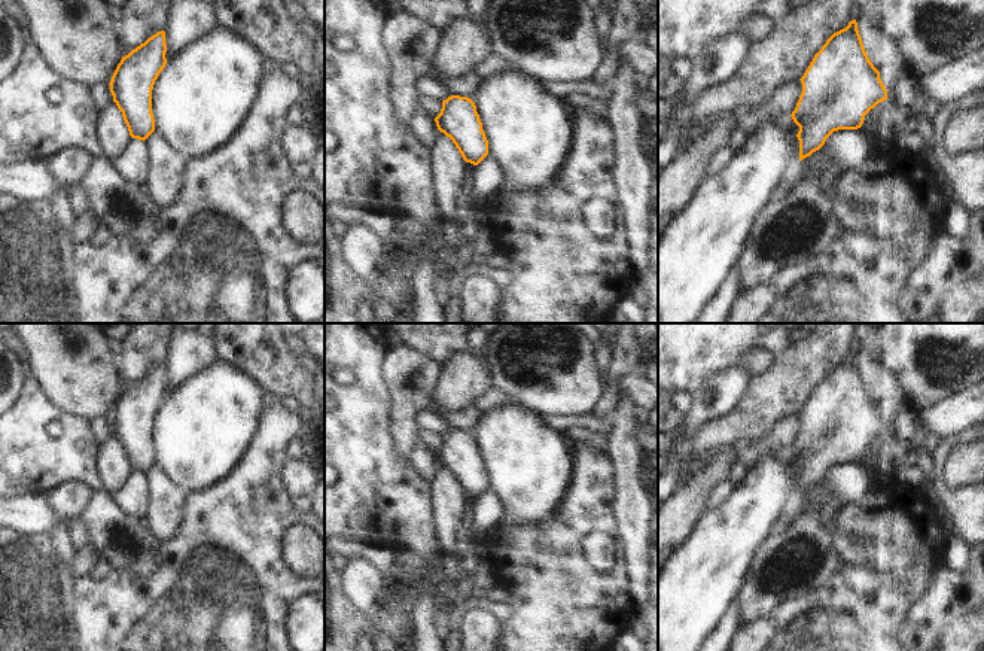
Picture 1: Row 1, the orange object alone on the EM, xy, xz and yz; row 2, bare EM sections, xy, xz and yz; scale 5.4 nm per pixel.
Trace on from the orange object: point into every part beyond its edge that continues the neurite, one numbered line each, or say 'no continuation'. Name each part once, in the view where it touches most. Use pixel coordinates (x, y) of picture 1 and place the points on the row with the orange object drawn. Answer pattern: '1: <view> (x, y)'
no continuation

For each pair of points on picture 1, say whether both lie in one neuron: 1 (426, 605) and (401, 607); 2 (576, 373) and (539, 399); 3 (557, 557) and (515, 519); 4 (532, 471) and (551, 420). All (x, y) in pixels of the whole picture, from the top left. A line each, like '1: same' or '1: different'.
1: different
2: same
3: different
4: different

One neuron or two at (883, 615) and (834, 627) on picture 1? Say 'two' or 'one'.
one

